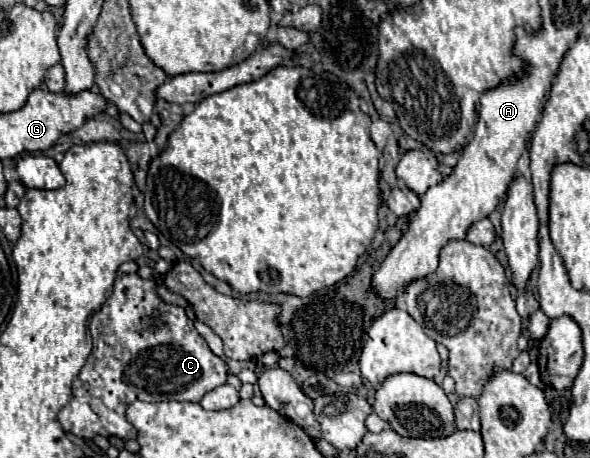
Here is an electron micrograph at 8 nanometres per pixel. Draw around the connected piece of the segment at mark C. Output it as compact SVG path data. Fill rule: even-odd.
M138 274L118 276L112 296L102 306L102 310L90 318L88 329L94 345L93 356L88 356L88 362L74 382L74 400L58 412L58 422L66 432L72 432L80 438L94 438L100 434L106 438L116 436L122 440L132 440L136 438L136 428L126 420L126 408L134 400L200 402L204 394L208 394L216 386L226 384L228 364L208 348L206 340L196 332L194 322L186 316L186 310L164 302L158 296L156 288L158 286L154 280L144 280Z

